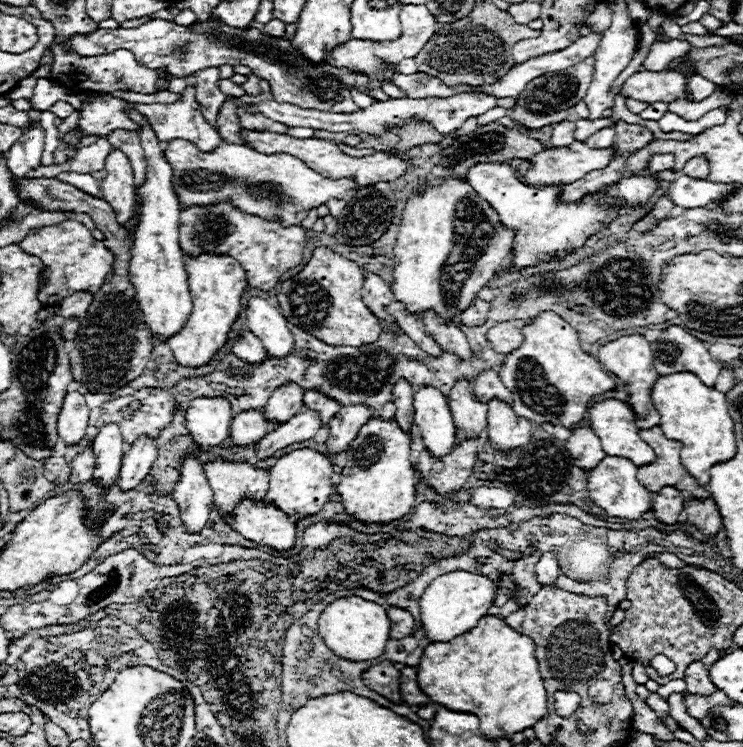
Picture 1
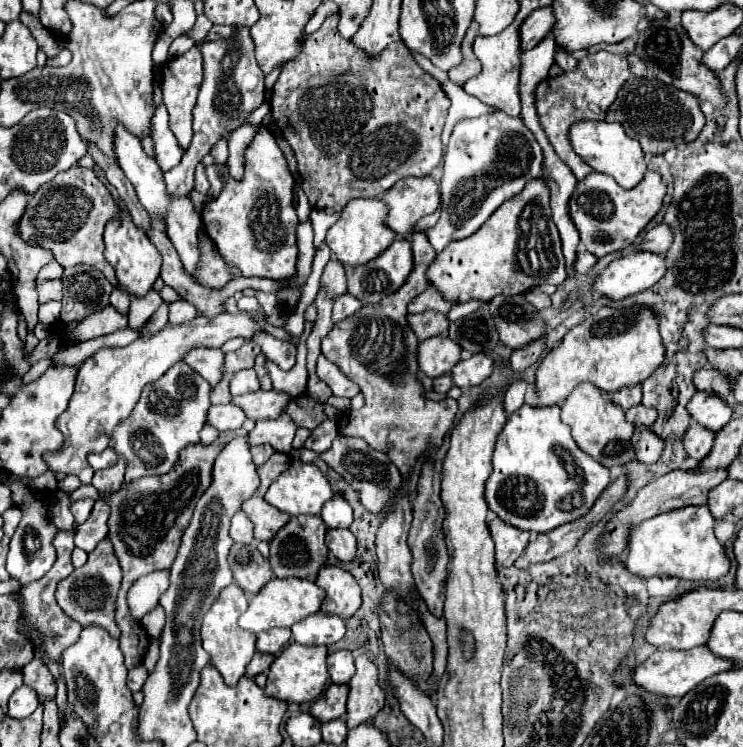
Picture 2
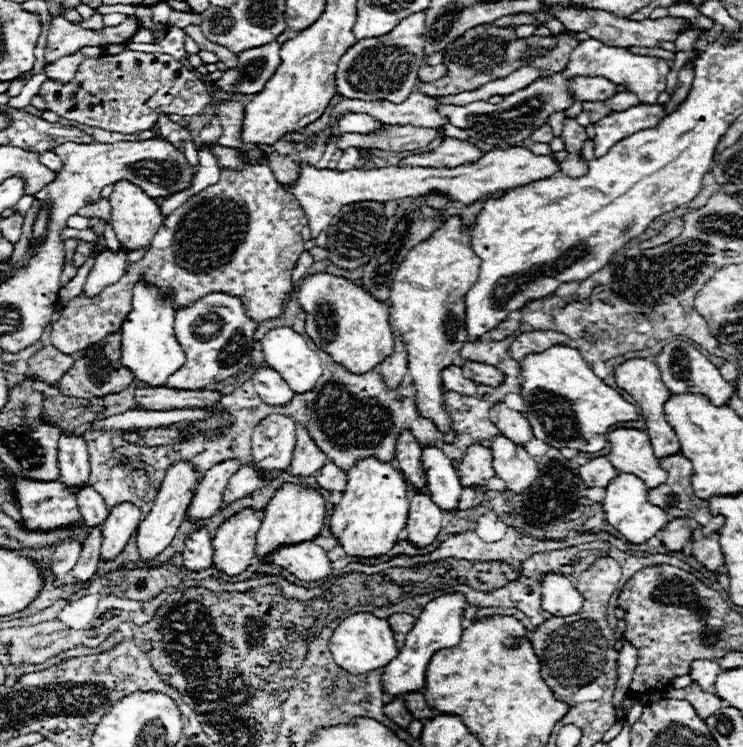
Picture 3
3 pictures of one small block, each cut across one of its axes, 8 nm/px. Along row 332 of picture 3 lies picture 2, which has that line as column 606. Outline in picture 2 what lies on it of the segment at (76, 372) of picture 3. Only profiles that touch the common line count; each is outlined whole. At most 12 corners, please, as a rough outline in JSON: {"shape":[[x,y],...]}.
{"shape":[[628,78],[608,114],[650,156],[692,142],[698,98]]}

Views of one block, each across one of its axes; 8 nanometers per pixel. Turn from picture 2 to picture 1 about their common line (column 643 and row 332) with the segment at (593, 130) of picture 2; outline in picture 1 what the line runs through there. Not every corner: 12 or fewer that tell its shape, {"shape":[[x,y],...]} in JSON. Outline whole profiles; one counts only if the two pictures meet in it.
{"shape":[[138,112],[148,178],[130,282],[154,340],[192,312],[180,204],[160,140]]}

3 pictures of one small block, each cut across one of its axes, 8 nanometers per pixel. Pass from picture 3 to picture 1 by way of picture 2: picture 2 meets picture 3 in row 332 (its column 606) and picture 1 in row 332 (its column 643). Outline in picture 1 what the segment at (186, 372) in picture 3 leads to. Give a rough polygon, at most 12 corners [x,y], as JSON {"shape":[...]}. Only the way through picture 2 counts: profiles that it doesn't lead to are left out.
{"shape":[[186,258],[192,314],[168,340],[200,368],[242,312],[246,274],[234,258]]}

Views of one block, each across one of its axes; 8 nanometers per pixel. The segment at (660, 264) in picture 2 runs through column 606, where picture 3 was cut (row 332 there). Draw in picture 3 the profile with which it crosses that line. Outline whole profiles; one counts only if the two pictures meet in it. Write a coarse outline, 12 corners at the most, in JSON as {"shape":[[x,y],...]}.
{"shape":[[288,326],[262,338],[266,364],[292,392],[312,390],[322,364]]}

